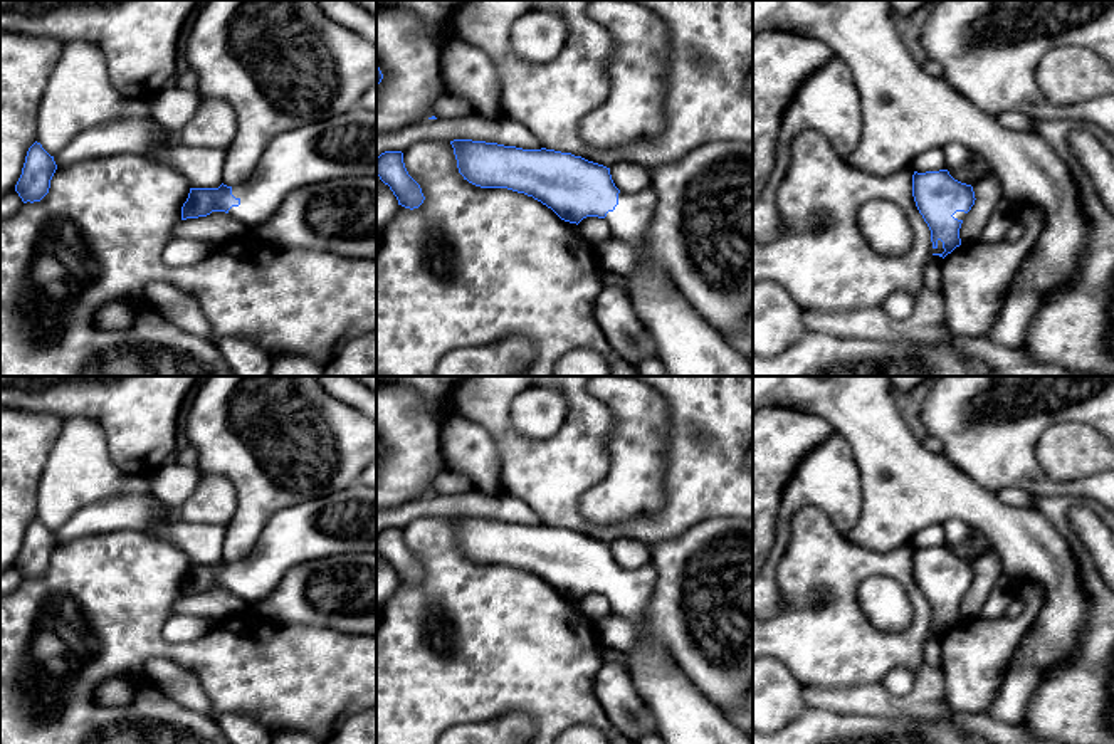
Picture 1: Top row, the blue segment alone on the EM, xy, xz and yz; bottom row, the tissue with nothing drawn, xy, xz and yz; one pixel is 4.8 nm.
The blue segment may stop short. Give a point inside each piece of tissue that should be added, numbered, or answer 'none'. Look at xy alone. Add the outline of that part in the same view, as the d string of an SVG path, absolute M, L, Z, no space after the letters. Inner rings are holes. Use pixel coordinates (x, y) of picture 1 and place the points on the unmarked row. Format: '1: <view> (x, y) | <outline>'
1: xy (345, 521) | M361 482L333 494L274 512L264 524L254 549L232 571L240 576L229 591L250 608L264 601L294 566L346 553L376 553L376 487Z

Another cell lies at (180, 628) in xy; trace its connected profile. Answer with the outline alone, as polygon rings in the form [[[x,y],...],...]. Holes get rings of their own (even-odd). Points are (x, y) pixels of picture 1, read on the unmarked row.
[[[171,615],[163,626],[163,637],[170,643],[192,643],[205,637],[215,621],[197,615]]]

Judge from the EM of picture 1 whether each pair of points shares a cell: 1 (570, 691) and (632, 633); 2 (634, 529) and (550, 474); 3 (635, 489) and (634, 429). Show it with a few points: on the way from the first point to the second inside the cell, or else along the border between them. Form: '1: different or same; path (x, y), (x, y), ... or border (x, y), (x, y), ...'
1: different; border (592, 623), (597, 640), (604, 649)
2: same; path (609, 531), (595, 531), (583, 526), (556, 499)
3: same; path (635, 474), (635, 444)

